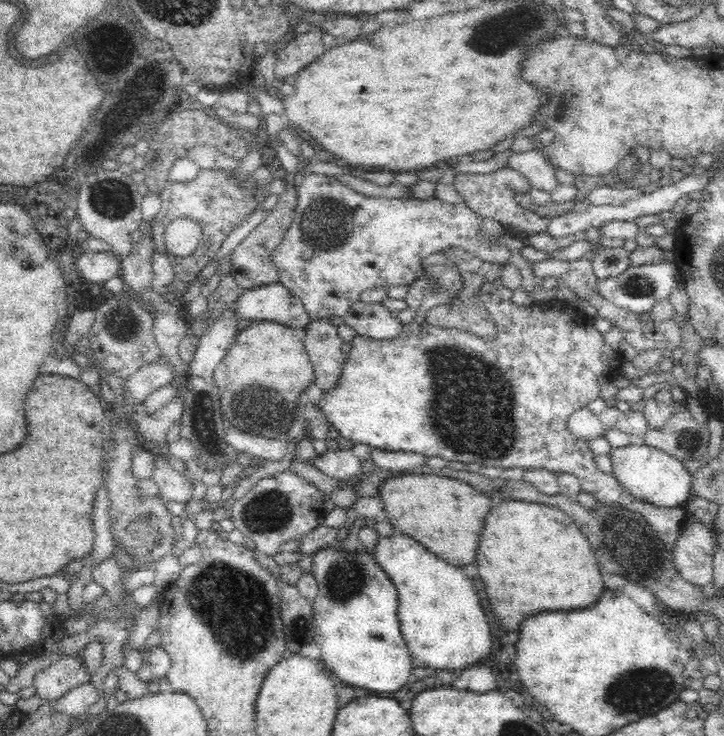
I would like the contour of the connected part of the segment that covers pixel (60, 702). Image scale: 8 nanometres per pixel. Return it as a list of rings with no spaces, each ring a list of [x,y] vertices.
[[[90,681],[71,688],[54,701],[53,710],[64,713],[65,716],[79,717],[88,712],[90,707],[98,701],[100,690]]]

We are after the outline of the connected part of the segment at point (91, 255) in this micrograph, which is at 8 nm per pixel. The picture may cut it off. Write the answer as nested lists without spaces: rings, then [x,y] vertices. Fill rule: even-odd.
[[[112,250],[104,252],[84,251],[84,254],[80,256],[76,255],[76,268],[80,276],[87,282],[105,283],[109,278],[120,274],[120,258]]]

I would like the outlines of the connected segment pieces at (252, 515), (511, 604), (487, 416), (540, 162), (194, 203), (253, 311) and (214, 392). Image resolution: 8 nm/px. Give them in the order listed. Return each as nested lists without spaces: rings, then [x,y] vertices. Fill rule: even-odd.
[[[288,469],[260,479],[234,502],[231,520],[243,536],[250,538],[260,552],[275,555],[285,542],[299,538],[320,526],[325,511],[323,494],[313,484]]]
[[[504,500],[490,508],[480,534],[476,562],[496,618],[512,630],[520,630],[520,624],[532,614],[590,608],[610,583],[601,574],[590,541],[566,513],[554,506],[525,500]]]
[[[485,283],[478,288],[480,301],[485,305],[489,316],[494,320],[497,326],[497,337],[493,341],[484,341],[480,337],[471,332],[462,332],[458,330],[451,330],[449,328],[432,327],[426,321],[427,314],[425,311],[415,312],[416,318],[412,322],[403,325],[403,330],[391,339],[374,340],[367,336],[356,335],[352,340],[352,347],[346,354],[346,360],[343,366],[342,375],[338,382],[337,388],[330,390],[330,392],[322,392],[323,396],[318,403],[320,411],[324,411],[328,424],[338,429],[339,434],[346,439],[350,439],[354,444],[368,444],[375,449],[390,450],[390,451],[404,451],[417,452],[422,456],[439,456],[447,461],[458,460],[465,464],[469,462],[477,462],[483,466],[493,467],[495,470],[505,468],[520,467],[525,470],[532,470],[534,468],[545,468],[550,472],[560,473],[567,472],[573,474],[580,481],[581,489],[584,492],[589,492],[594,495],[594,498],[604,506],[619,506],[630,510],[630,512],[637,512],[646,519],[646,523],[653,530],[658,538],[662,540],[665,548],[669,552],[673,552],[676,548],[676,540],[680,536],[680,528],[687,522],[687,514],[685,508],[676,506],[676,508],[662,508],[649,502],[643,502],[639,498],[632,496],[629,492],[624,490],[624,487],[618,482],[618,479],[611,473],[604,473],[596,467],[594,461],[595,454],[590,451],[588,447],[588,439],[576,437],[574,433],[566,428],[570,414],[574,414],[576,410],[588,406],[589,402],[596,400],[600,396],[600,388],[606,383],[614,380],[615,373],[619,370],[622,359],[618,351],[612,350],[612,347],[604,341],[602,333],[594,328],[594,320],[592,317],[581,315],[573,304],[563,304],[557,300],[550,303],[533,303],[528,308],[521,308],[511,302],[511,300],[502,300],[498,295],[498,288],[493,283]]]
[[[536,148],[531,151],[512,153],[507,165],[528,178],[532,188],[538,188],[551,194],[560,185],[549,161]]]
[[[200,169],[196,178],[188,182],[167,182],[160,192],[161,209],[151,220],[151,232],[154,233],[156,251],[168,258],[174,267],[174,280],[168,284],[169,292],[182,296],[188,291],[188,285],[198,276],[198,274],[212,261],[228,234],[240,226],[250,213],[256,208],[257,201],[250,186],[258,182],[246,173],[243,179],[236,179],[238,171]],[[187,218],[198,222],[202,228],[202,239],[196,251],[189,256],[178,257],[171,255],[165,249],[164,232],[168,224],[174,219]]]
[[[282,284],[244,289],[232,310],[240,319],[274,321],[289,327],[305,328],[311,317],[298,296]]]
[[[188,376],[186,378],[186,408],[181,408],[180,436],[197,448],[197,464],[202,470],[212,472],[220,466],[225,468],[230,462],[237,462],[238,451],[224,440],[226,422],[221,411],[221,400],[218,387],[202,377]]]

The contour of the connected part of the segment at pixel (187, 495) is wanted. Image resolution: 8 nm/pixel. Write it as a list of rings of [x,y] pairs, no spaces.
[[[161,454],[154,456],[154,470],[151,478],[159,486],[158,496],[163,500],[186,503],[192,499],[192,483],[184,474],[175,471],[169,459],[164,459]]]

